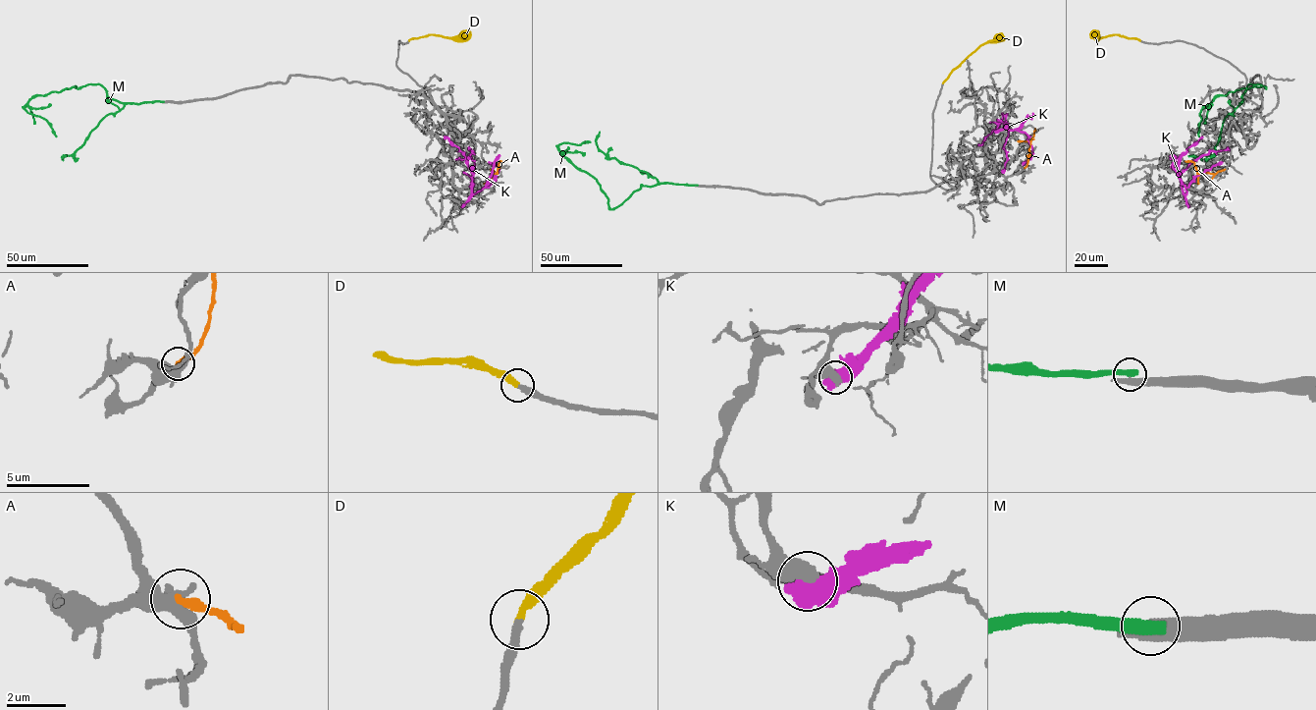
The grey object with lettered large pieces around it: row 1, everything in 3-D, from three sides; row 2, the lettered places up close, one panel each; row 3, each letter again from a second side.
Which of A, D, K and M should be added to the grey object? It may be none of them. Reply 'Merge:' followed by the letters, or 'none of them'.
Merge: D

